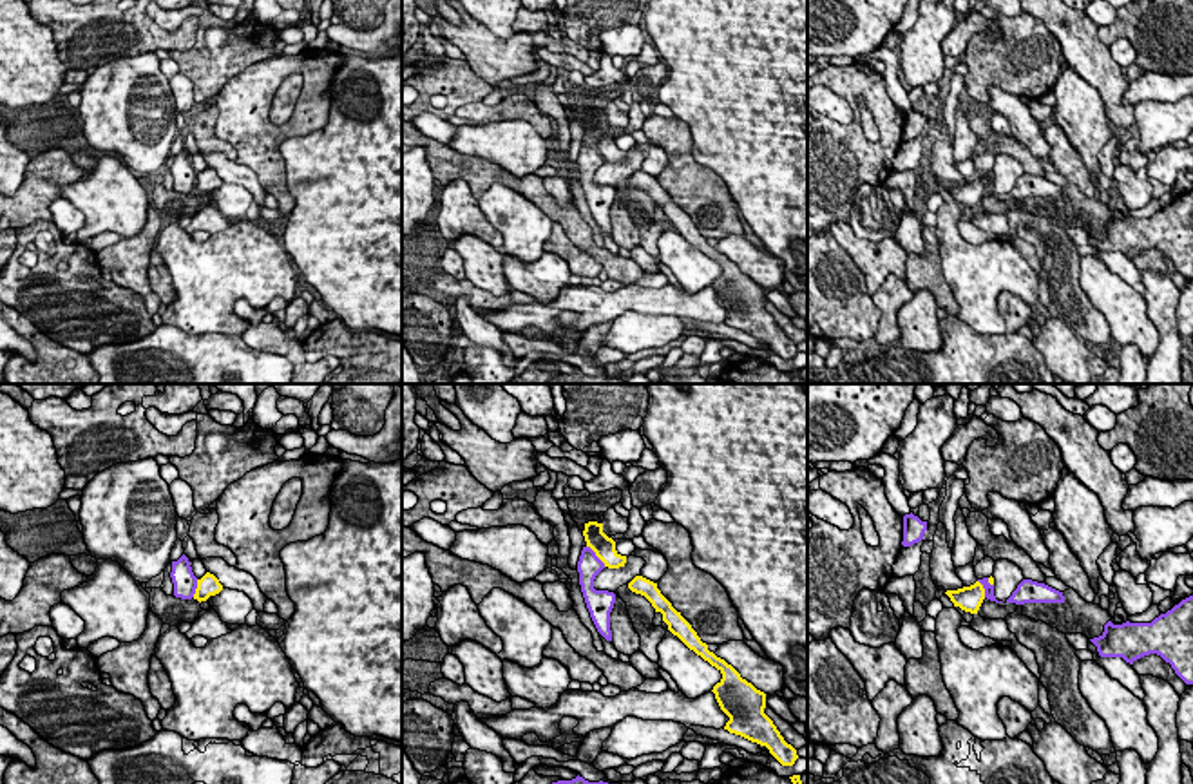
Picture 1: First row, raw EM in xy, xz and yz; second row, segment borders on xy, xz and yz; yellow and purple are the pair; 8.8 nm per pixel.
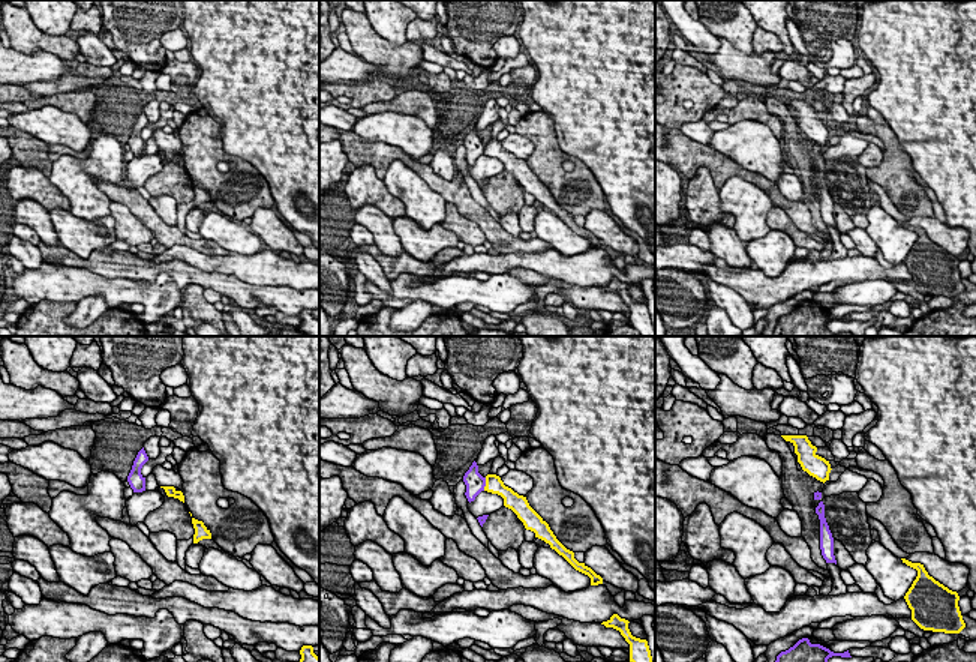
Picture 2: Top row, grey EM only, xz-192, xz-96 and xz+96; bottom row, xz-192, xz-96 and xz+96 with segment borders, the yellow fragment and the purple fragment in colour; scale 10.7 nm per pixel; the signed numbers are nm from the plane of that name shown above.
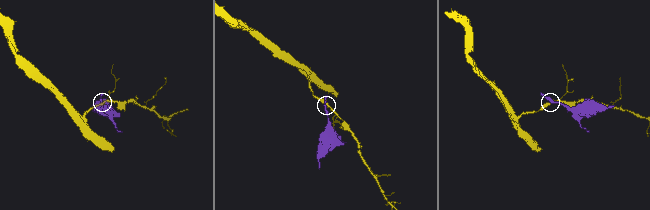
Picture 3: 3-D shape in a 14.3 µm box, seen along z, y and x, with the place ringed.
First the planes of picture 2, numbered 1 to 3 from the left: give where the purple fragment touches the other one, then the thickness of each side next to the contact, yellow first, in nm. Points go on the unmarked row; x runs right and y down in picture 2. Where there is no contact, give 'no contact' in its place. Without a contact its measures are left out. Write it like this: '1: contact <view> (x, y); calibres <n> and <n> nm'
1: no contact
2: contact xz-96 (486, 147); calibres 190 and 200 nm
3: no contact

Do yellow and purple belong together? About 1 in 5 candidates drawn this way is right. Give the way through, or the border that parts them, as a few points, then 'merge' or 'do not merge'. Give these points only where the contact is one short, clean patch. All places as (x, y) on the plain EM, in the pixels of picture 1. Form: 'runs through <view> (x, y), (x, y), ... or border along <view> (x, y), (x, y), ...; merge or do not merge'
border along xz (587, 140), (605, 160); do not merge

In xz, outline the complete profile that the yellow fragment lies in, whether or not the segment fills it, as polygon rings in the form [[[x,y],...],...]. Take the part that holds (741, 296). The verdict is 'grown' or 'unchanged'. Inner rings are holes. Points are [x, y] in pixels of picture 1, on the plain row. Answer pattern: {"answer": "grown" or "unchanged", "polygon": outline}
{"answer": "unchanged", "polygon": [[[635,170],[628,177],[628,183],[644,190],[655,206],[663,208],[668,225],[722,268],[722,273],[711,286],[721,304],[730,311],[724,324],[766,340],[782,360],[793,360],[798,353],[797,344],[784,335],[773,315],[764,308],[766,288],[757,284],[751,277],[742,273],[731,259],[708,244],[708,239],[701,235],[692,219],[661,188],[657,177]]]}

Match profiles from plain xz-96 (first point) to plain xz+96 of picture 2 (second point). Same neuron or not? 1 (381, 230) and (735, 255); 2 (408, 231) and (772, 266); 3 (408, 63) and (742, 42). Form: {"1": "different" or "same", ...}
{"1": "same", "2": "same", "3": "different"}

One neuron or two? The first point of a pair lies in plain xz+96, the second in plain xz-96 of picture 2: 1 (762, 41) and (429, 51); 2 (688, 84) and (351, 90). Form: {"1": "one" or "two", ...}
{"1": "two", "2": "one"}

